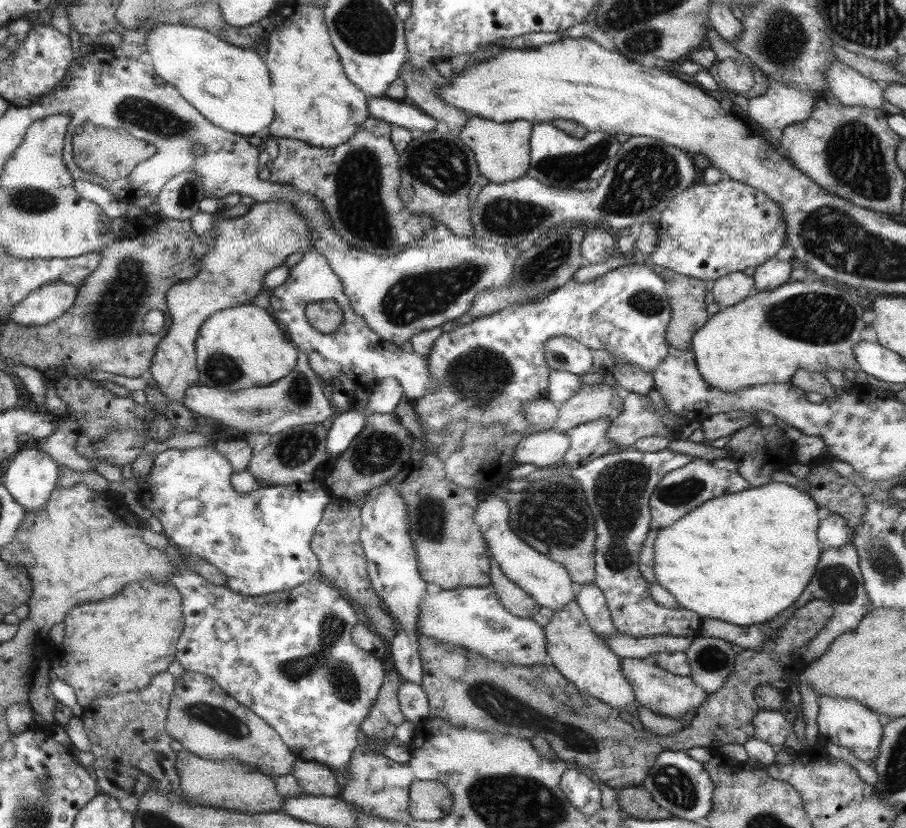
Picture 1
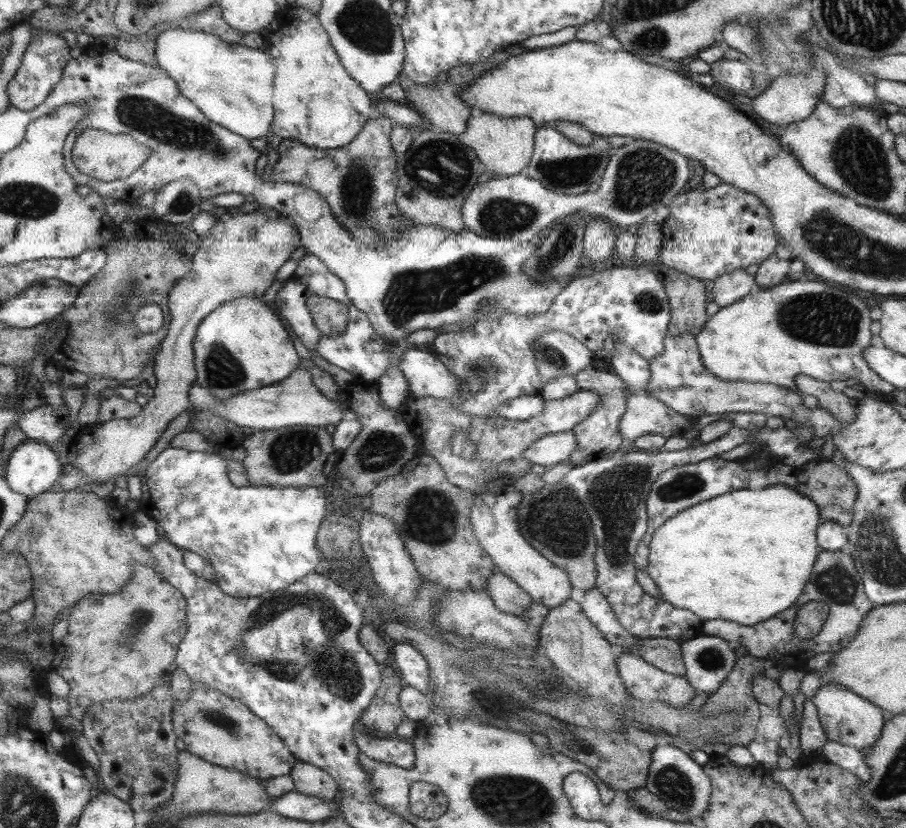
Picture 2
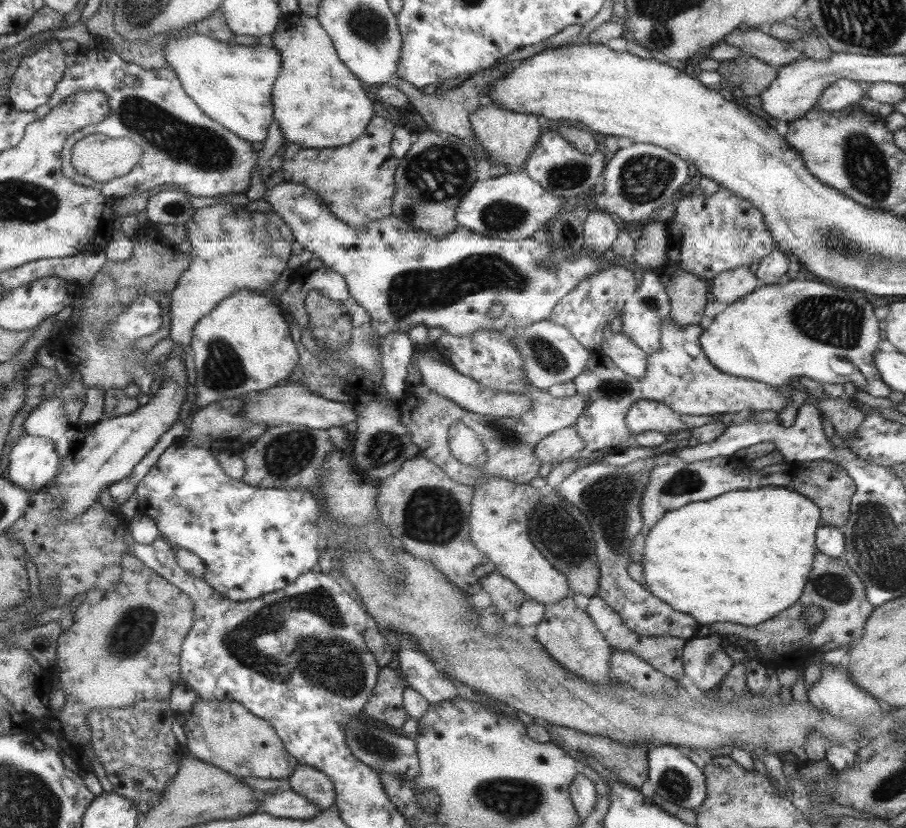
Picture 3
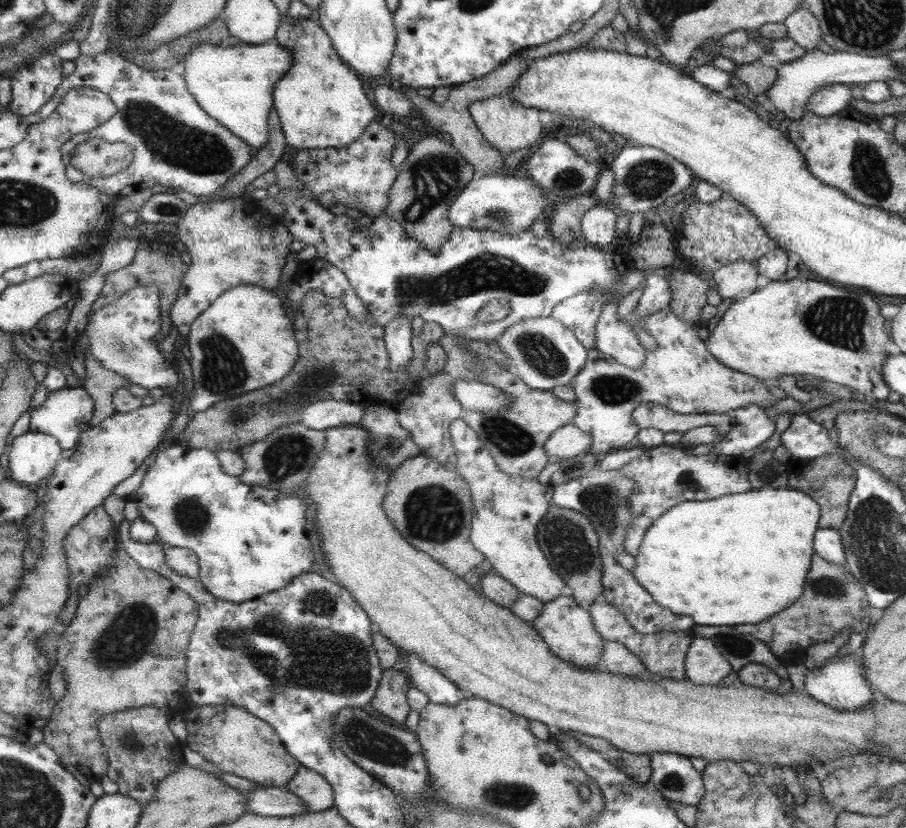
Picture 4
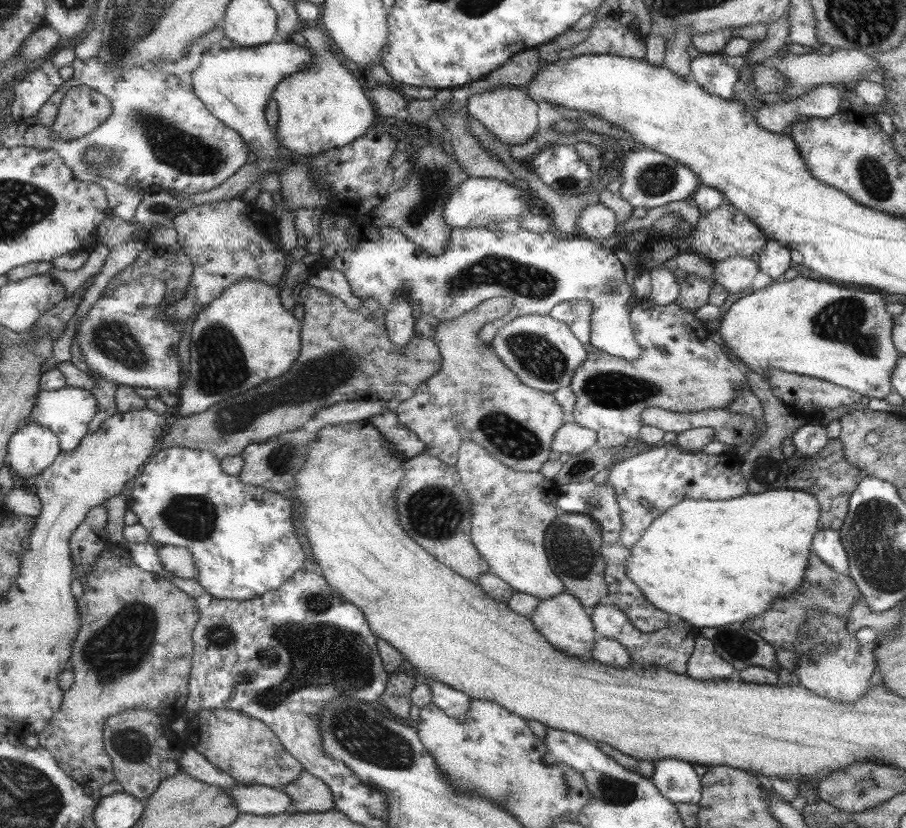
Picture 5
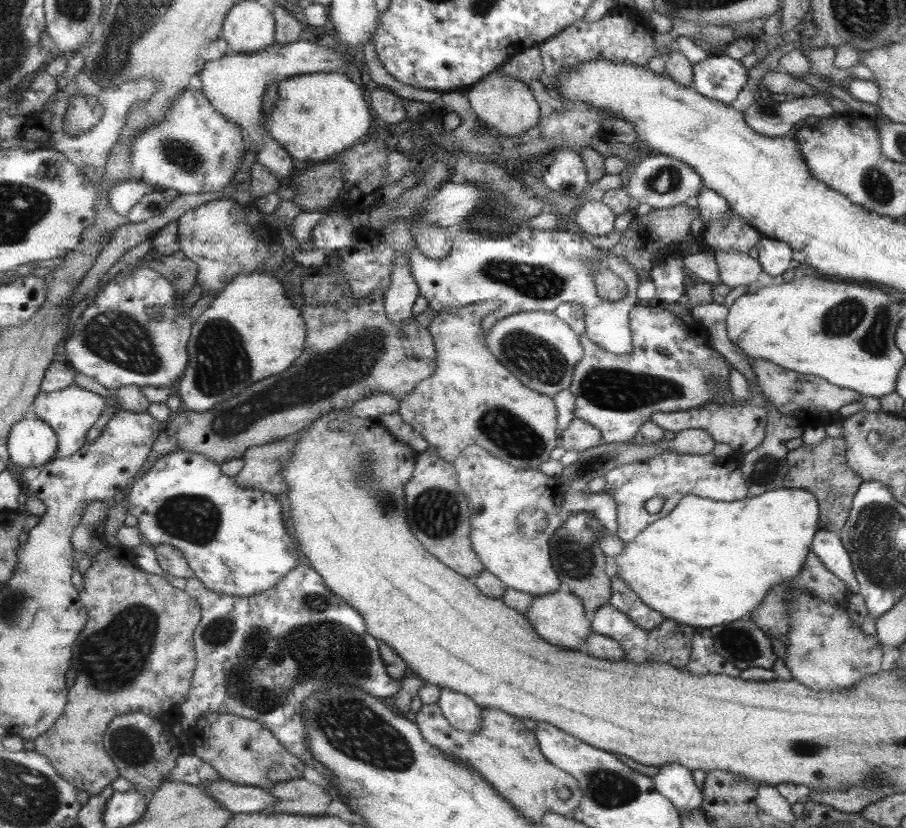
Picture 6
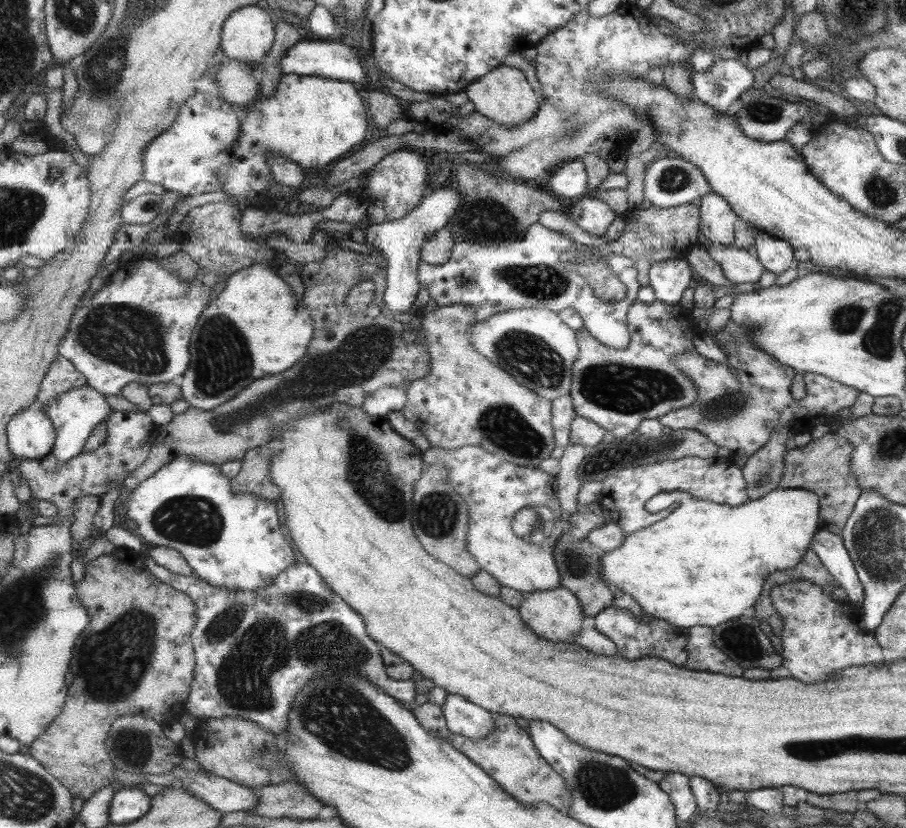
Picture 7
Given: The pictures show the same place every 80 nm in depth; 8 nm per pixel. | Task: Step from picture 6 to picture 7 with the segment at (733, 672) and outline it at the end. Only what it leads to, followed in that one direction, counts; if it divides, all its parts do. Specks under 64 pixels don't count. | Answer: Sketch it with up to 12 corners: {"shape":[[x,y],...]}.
{"shape":[[712,628],[688,629],[684,668],[741,677],[712,641]]}

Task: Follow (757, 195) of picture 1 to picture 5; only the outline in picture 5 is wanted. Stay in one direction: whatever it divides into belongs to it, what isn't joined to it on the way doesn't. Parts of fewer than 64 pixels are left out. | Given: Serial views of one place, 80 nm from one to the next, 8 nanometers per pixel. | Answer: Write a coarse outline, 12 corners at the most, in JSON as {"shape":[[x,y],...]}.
{"shape":[[725,201],[701,211],[689,252],[721,262],[751,259],[765,234]]}

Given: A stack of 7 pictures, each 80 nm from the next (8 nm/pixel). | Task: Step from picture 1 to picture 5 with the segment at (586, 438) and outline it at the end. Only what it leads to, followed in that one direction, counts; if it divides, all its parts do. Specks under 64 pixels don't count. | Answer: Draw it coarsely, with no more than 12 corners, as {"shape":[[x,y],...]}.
{"shape":[[638,299],[637,361],[589,343],[568,386],[596,447],[641,410],[726,409],[747,387],[704,323]]}

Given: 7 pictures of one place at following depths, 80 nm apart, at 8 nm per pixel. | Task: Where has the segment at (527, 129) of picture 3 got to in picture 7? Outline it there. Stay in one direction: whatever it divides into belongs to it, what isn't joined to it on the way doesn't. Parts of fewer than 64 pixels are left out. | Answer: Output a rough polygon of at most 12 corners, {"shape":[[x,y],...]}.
{"shape":[[496,66],[463,90],[472,111],[519,126],[537,100],[519,69]]}

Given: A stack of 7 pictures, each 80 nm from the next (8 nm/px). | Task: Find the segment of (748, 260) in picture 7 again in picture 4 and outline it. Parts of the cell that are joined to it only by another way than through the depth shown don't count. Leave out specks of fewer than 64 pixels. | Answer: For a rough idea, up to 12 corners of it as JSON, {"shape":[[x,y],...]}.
{"shape":[[730,262],[708,277],[722,300],[744,299],[758,270]]}

